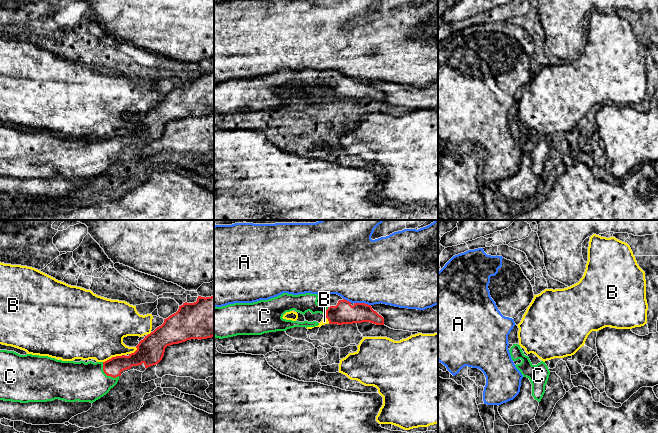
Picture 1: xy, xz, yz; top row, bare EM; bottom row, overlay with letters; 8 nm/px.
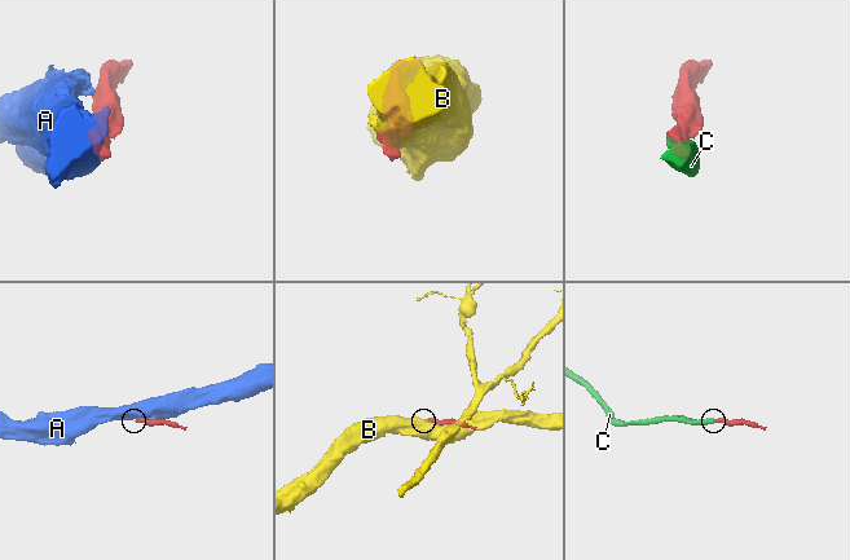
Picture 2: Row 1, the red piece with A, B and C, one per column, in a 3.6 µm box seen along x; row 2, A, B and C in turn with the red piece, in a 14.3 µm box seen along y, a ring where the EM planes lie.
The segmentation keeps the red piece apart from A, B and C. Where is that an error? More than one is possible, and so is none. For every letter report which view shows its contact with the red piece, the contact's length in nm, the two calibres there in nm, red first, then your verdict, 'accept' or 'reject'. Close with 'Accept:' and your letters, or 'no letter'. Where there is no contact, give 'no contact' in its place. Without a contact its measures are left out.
A: xz | 140 nm | 180/500 nm | reject
B: xy | 190 nm | 150/440 nm | reject
C: xy | 180 nm | 150/320 nm | accept
Accept: C

